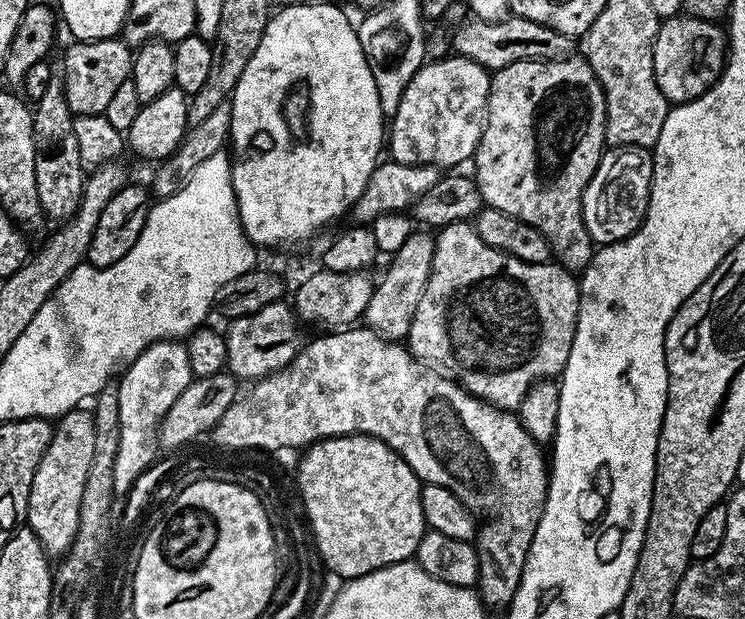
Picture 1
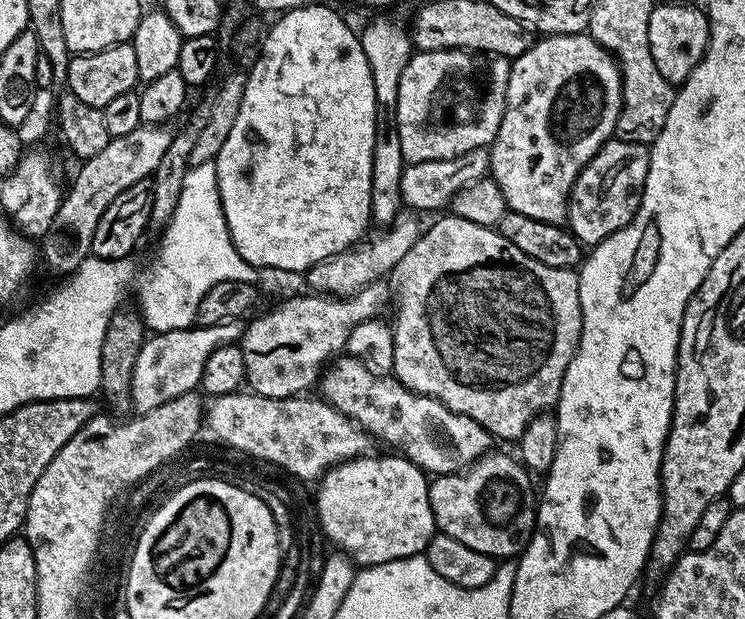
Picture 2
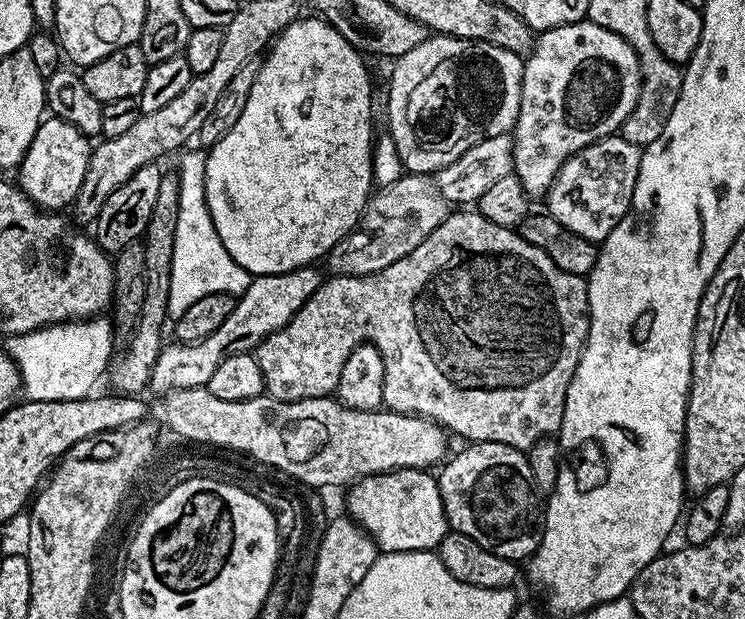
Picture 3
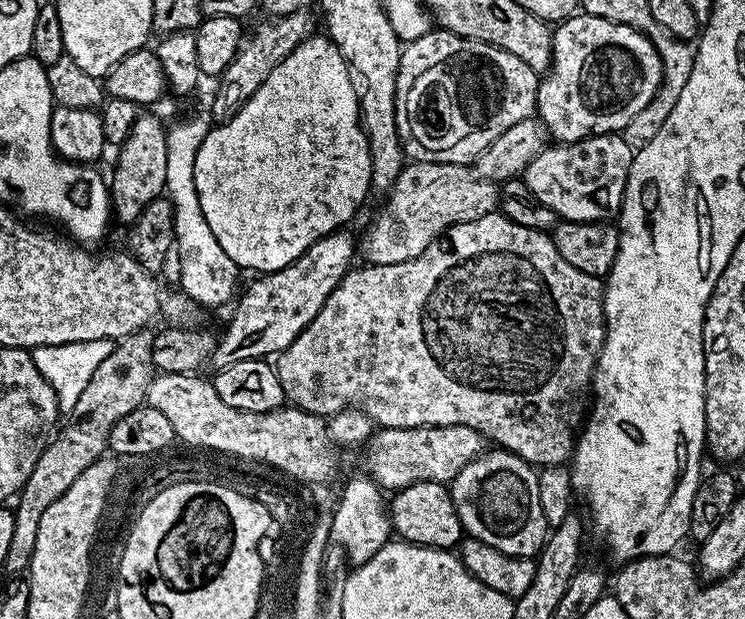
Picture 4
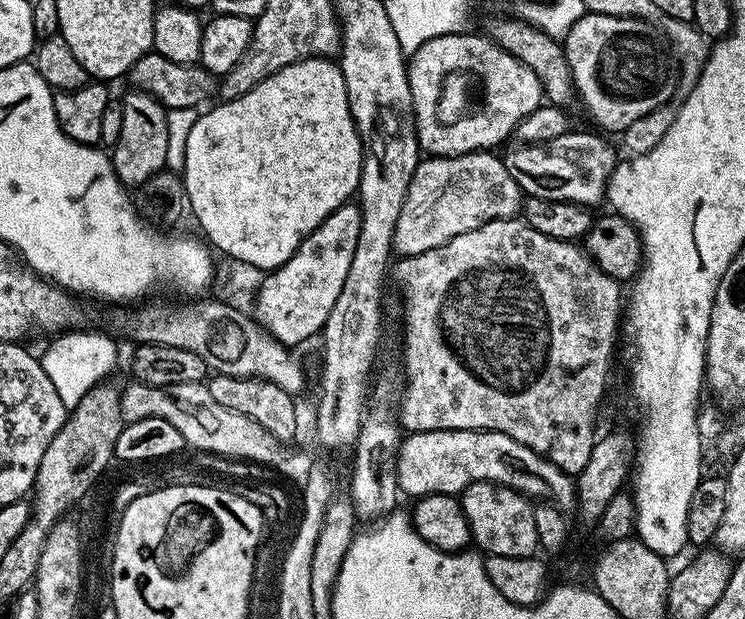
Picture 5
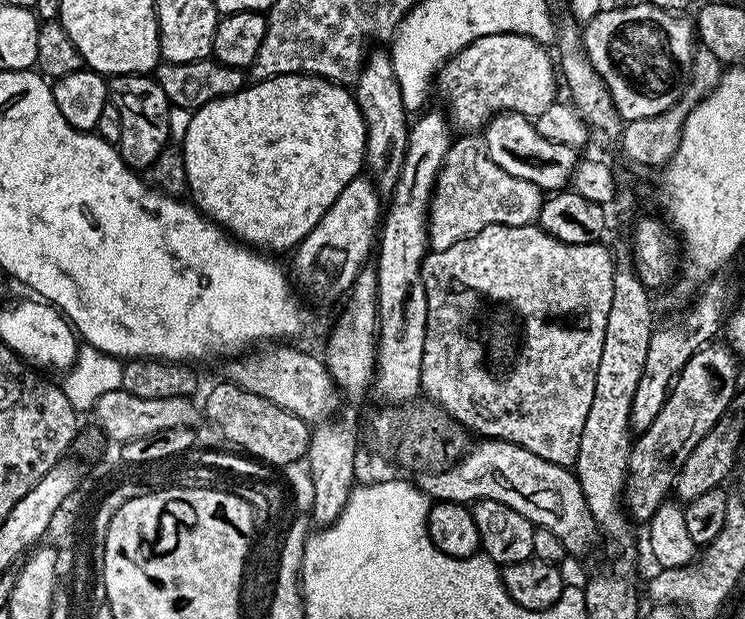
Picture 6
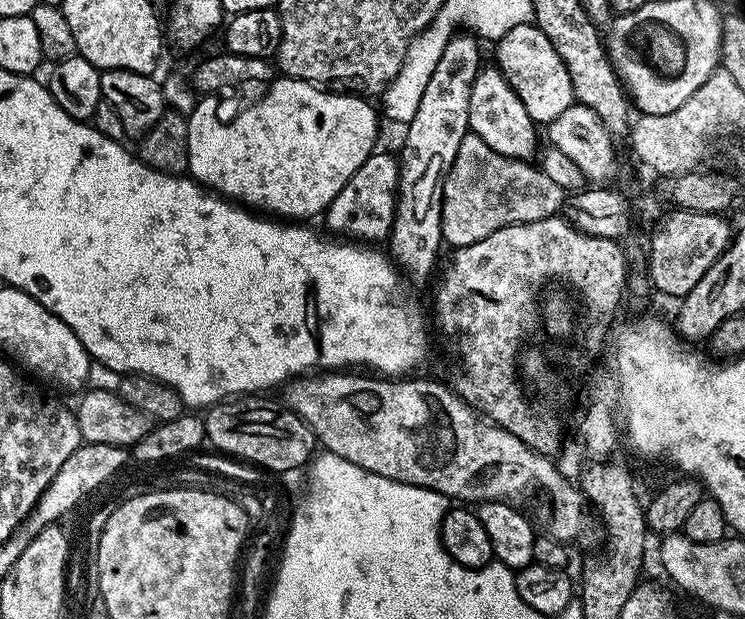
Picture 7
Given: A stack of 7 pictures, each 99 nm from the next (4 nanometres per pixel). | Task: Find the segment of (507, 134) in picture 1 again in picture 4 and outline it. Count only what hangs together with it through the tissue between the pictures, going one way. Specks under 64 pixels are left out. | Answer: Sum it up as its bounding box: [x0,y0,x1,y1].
[535,14,664,144]

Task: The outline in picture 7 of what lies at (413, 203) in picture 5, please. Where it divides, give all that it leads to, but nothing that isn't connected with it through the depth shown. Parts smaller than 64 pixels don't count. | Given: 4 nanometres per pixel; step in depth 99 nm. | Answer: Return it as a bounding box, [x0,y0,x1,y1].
[442,135,566,248]

